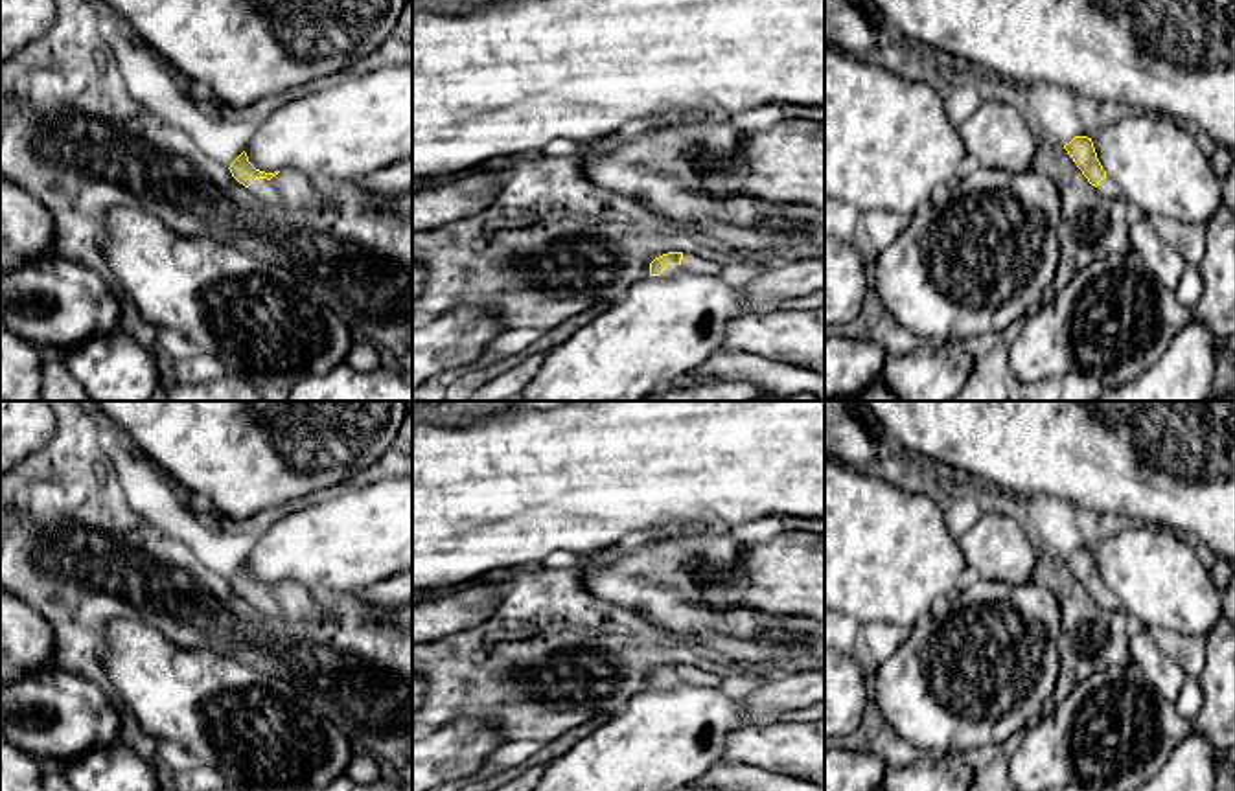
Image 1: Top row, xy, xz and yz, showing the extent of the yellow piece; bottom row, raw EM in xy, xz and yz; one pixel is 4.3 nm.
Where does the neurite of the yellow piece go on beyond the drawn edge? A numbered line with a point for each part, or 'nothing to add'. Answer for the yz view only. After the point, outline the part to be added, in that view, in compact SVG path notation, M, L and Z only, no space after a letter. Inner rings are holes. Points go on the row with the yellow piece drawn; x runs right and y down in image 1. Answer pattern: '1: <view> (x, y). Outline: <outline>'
1: yz (1107, 186). Outline: M1108 177L1099 182L1097 189L1106 199L1121 199L1121 191L1119 191L1117 184Z

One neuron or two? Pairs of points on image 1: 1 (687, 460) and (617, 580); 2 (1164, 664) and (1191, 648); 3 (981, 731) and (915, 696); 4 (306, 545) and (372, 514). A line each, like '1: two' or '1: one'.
1: two
2: two
3: one
4: one

